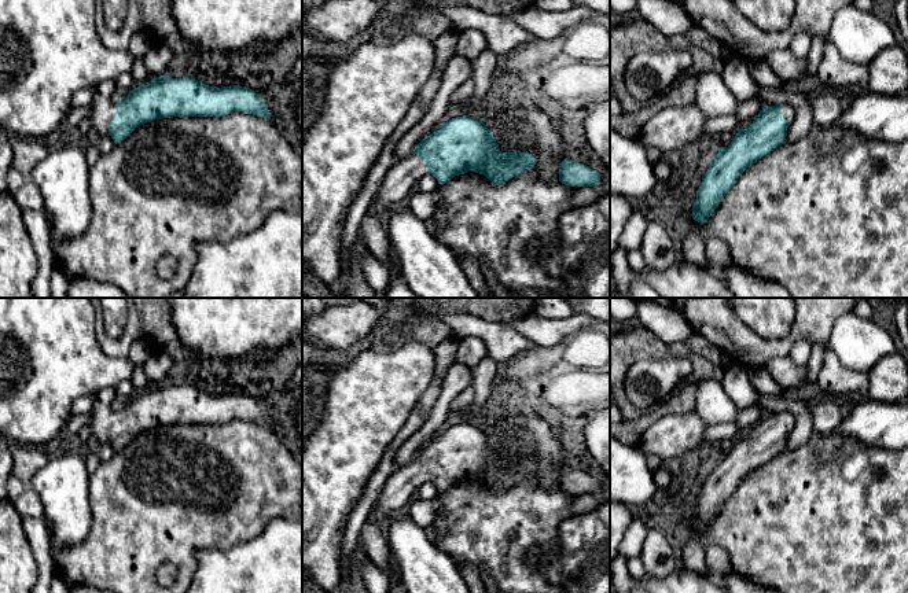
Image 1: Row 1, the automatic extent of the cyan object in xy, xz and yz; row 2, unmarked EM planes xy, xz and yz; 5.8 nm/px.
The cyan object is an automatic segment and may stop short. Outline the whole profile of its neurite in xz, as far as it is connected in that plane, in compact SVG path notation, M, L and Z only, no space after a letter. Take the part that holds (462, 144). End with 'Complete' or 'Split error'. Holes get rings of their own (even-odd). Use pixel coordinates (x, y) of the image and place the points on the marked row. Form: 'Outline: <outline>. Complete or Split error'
Outline: M470 115L456 117L442 122L415 147L411 155L400 159L386 172L378 191L375 210L382 221L386 220L396 206L404 205L407 198L415 192L418 180L427 173L434 176L438 184L445 184L455 176L475 172L499 185L530 170L536 162L537 159L530 152L503 152L482 121Z. Split error

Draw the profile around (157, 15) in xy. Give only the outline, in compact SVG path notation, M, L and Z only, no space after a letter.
M136 0L140 8L143 32L151 44L166 45L168 43L176 49L176 54L187 55L196 59L201 51L192 41L187 40L179 30L173 19L172 0Z

